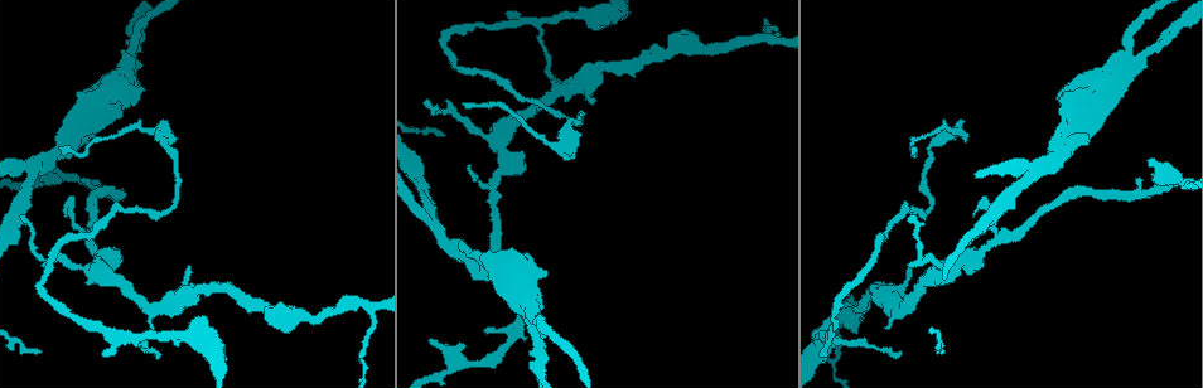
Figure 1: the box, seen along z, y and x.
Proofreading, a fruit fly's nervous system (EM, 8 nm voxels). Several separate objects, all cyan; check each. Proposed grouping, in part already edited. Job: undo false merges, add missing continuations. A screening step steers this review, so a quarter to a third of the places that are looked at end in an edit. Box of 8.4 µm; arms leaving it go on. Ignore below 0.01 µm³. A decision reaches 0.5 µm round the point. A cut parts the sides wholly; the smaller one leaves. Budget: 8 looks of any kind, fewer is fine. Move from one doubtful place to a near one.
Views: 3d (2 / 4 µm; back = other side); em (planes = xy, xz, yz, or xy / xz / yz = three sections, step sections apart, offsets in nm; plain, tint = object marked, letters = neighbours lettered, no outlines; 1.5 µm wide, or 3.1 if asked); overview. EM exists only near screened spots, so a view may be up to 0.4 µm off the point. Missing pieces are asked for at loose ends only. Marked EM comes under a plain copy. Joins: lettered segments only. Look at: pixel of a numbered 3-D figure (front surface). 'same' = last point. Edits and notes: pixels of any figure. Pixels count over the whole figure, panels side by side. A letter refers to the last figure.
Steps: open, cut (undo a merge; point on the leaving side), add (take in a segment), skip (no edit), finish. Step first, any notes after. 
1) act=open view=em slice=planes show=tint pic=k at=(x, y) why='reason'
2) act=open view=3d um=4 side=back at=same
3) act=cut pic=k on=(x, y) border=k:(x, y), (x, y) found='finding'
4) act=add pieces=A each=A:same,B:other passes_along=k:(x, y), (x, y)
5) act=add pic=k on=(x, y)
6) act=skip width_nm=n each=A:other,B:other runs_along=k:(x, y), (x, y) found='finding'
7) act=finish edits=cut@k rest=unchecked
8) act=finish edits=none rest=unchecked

act=open view=3d um=2 pic=1 at=(83, 177) why='branch stops here'

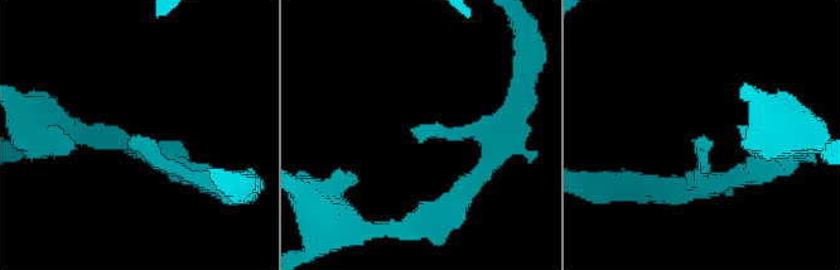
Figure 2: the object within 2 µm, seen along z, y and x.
act=open view=em slice=planes show=letters pic=2 at=(140, 139)

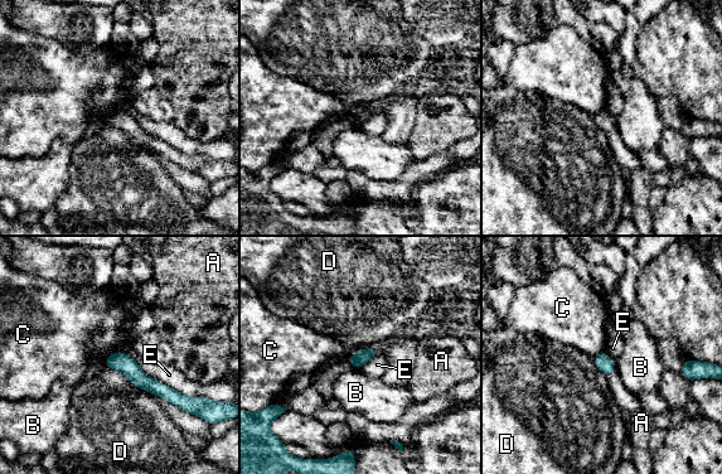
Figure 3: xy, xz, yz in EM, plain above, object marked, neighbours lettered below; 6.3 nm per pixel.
act=skip each=A:other,B:other,C:other,D:other,E:other found='none of them fits'

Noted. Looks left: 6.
act=open view=em slice=yz step=4 show=tint pic=1 at=(35, 163)

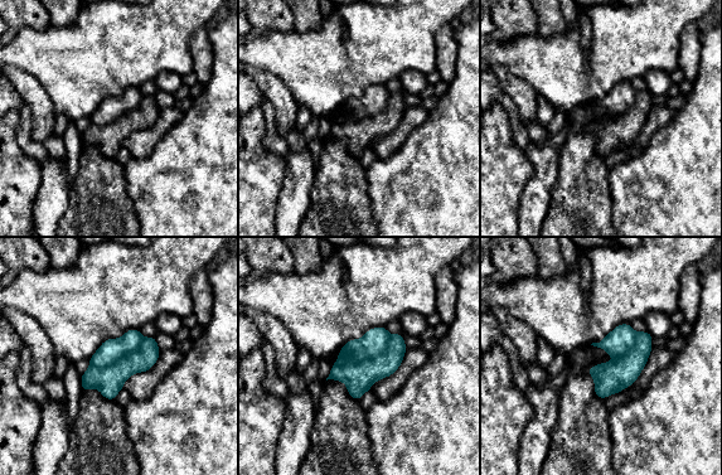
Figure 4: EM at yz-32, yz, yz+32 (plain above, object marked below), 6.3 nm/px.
act=open view=em slice=planes show=tint at=same why='cut it another way'

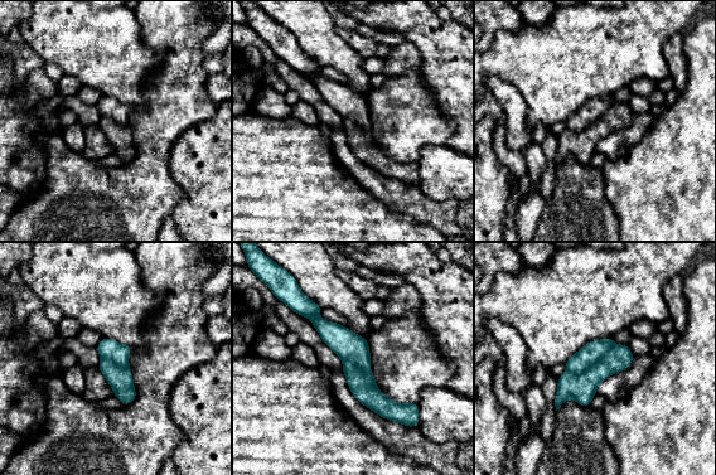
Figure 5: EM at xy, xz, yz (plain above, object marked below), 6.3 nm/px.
act=open view=em slice=planes show=letters at=same

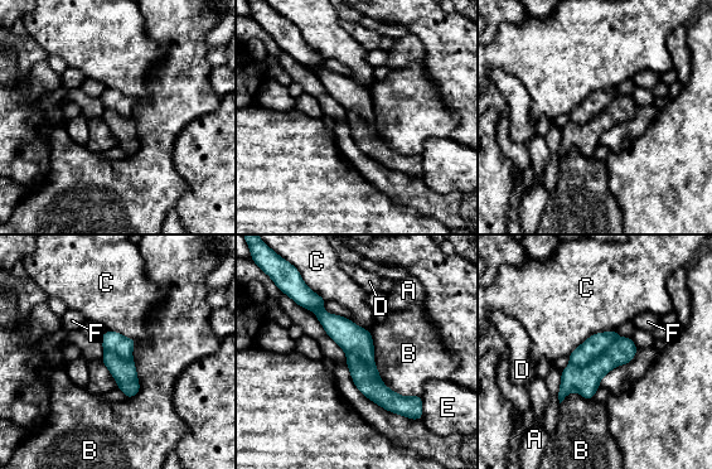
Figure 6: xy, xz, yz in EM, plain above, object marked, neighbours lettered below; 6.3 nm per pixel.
act=cut pic=6 on=(585, 380) each=A:other,B:other,C:other,D:other,E:other,F:other part_leaving=6:(628, 341), (561, 396) found='two cells meet here'

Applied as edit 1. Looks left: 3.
act=open view=3d um=2 pic=1 at=(583, 16) why='thick turns thin'

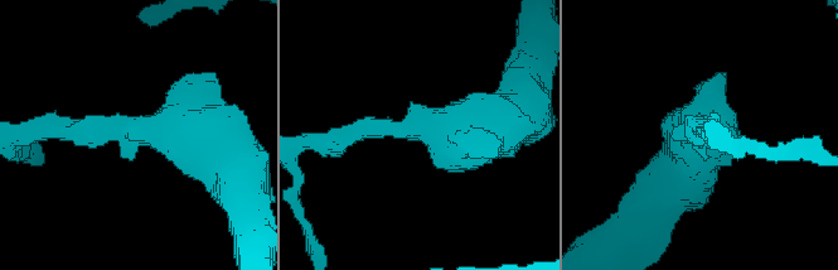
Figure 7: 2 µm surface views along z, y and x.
act=open view=em slice=planes show=tint pic=7 at=(140, 128) why='now the EM'

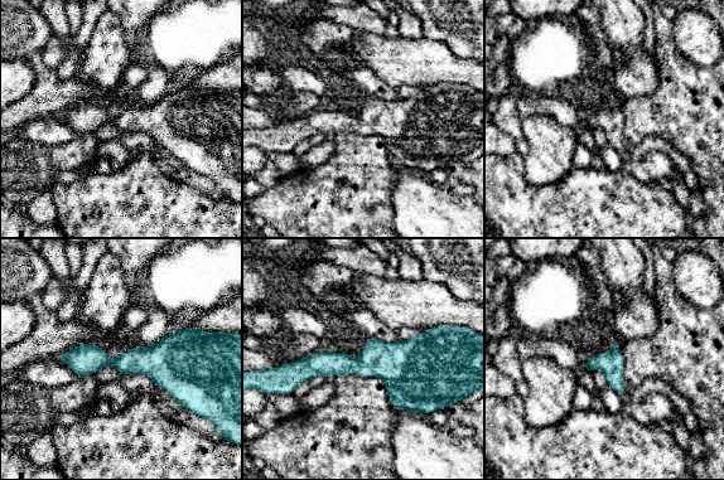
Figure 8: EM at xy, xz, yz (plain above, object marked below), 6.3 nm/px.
act=open view=em slice=planes show=letters at=same

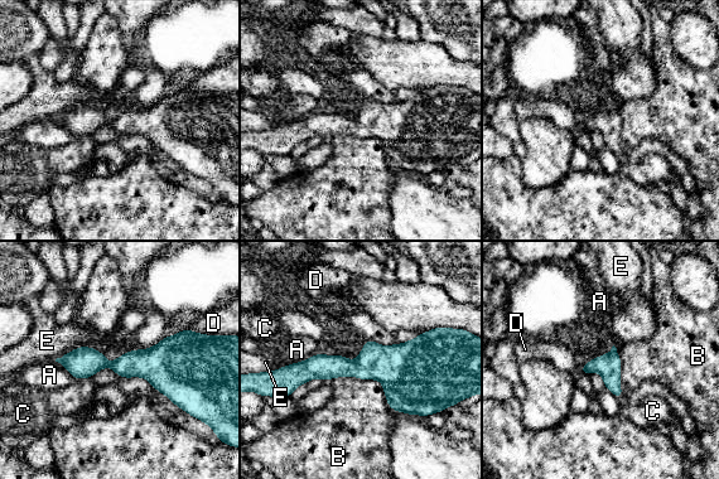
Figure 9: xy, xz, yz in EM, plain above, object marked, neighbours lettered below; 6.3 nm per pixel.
act=skip each=A:other,B:other,C:other,D:other,E:other found='all the same cell'

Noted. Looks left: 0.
act=finish edits=cut@6 rest=unchecked

